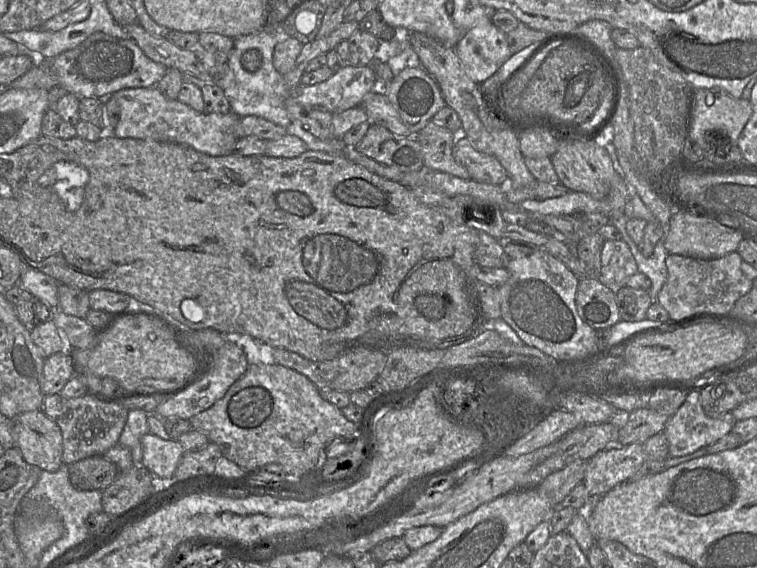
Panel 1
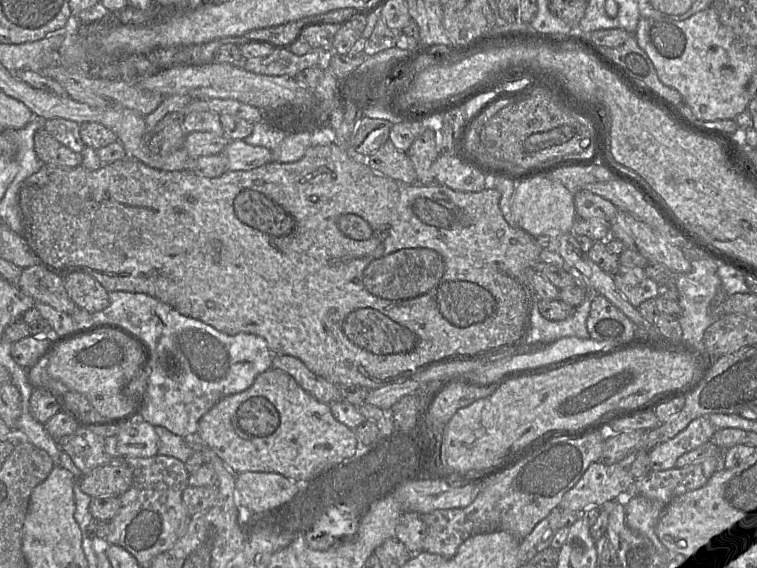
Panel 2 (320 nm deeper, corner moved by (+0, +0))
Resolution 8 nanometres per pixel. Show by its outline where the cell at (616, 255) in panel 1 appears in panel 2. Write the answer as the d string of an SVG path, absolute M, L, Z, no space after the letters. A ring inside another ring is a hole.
M620 264L613 279L622 295L636 308L645 300L659 296L657 283L646 276L643 268Z

